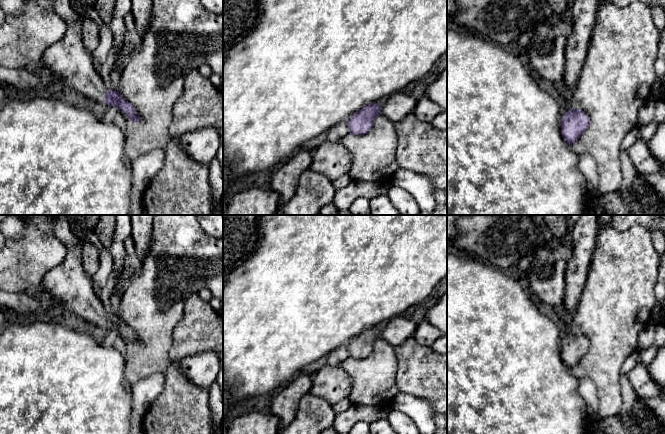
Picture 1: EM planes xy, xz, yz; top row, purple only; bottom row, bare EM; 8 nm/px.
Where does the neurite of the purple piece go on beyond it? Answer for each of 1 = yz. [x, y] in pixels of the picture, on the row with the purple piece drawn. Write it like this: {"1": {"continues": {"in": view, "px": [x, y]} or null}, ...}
{"1": {"continues": null}}

